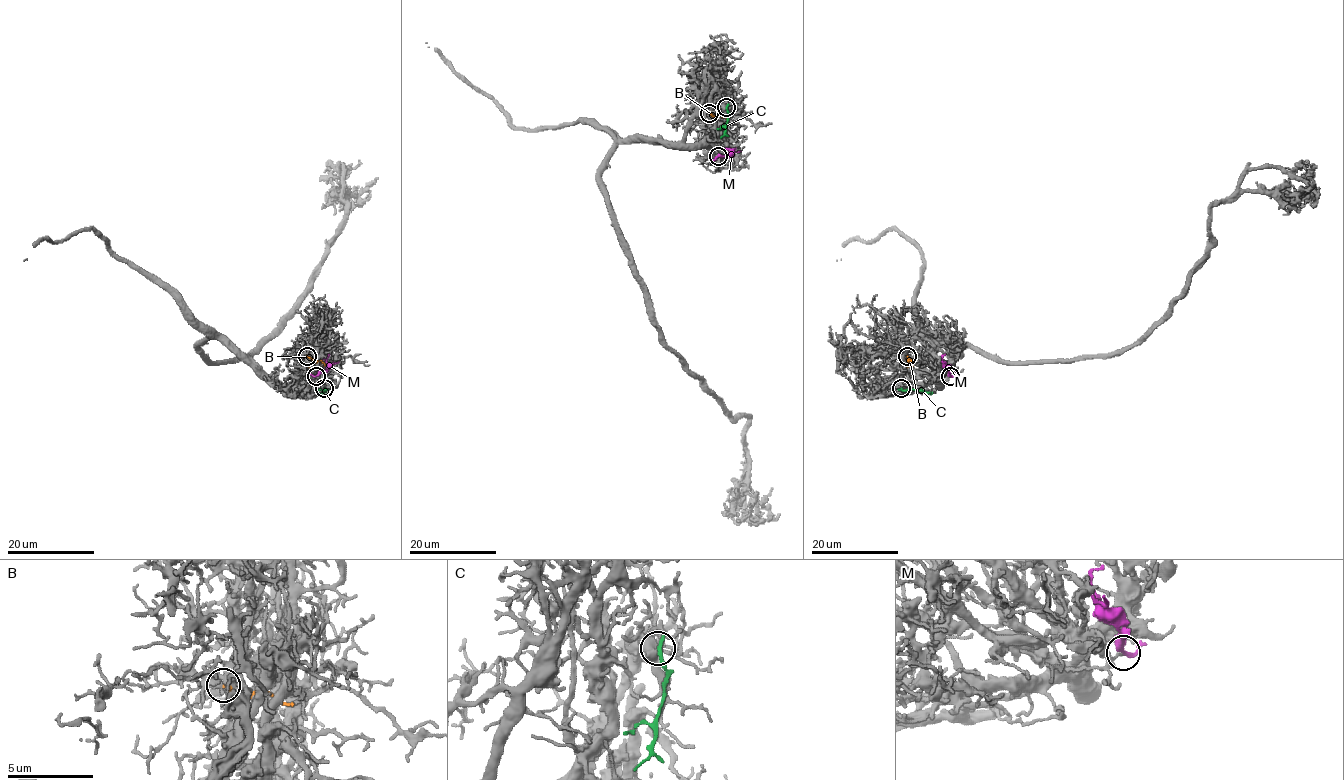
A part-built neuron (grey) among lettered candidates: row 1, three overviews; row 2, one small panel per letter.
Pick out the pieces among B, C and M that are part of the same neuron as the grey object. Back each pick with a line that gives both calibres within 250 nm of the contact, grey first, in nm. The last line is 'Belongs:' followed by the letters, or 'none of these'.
Belongs: none of these

